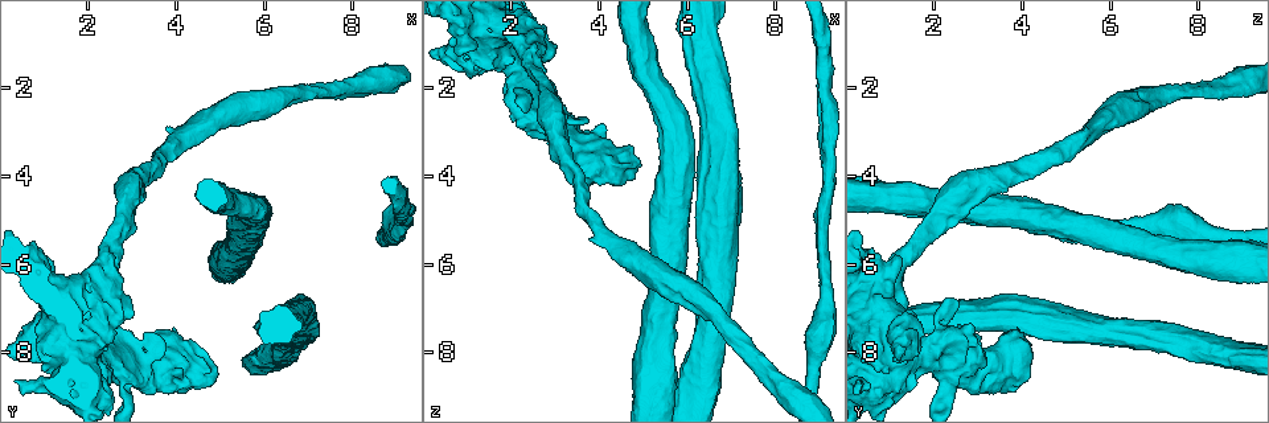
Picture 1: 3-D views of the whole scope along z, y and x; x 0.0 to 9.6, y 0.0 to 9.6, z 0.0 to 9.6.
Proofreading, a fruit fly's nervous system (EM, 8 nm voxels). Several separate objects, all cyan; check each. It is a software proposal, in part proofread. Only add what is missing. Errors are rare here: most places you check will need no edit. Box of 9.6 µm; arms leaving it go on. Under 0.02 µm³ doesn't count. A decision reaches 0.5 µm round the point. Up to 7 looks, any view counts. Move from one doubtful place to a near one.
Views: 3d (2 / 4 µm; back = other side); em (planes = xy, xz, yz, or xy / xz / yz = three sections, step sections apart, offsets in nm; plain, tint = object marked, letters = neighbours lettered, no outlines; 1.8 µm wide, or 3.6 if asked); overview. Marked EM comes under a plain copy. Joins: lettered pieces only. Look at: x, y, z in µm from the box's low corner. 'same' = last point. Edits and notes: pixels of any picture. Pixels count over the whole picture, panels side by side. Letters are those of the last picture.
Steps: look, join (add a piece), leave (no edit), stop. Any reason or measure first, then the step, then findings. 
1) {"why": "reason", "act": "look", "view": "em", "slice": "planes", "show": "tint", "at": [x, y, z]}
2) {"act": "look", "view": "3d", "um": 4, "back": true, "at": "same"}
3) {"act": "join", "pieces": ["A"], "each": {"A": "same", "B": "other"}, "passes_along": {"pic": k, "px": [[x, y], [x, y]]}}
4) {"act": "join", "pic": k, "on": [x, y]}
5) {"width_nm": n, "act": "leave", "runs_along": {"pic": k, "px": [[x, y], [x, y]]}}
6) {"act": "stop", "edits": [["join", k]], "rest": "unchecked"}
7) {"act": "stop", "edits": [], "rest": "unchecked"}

{"why": "free end", "act": "look", "view": "em", "slice": "planes", "show": "letters", "at": [2.20, 6.95, 2.50]}

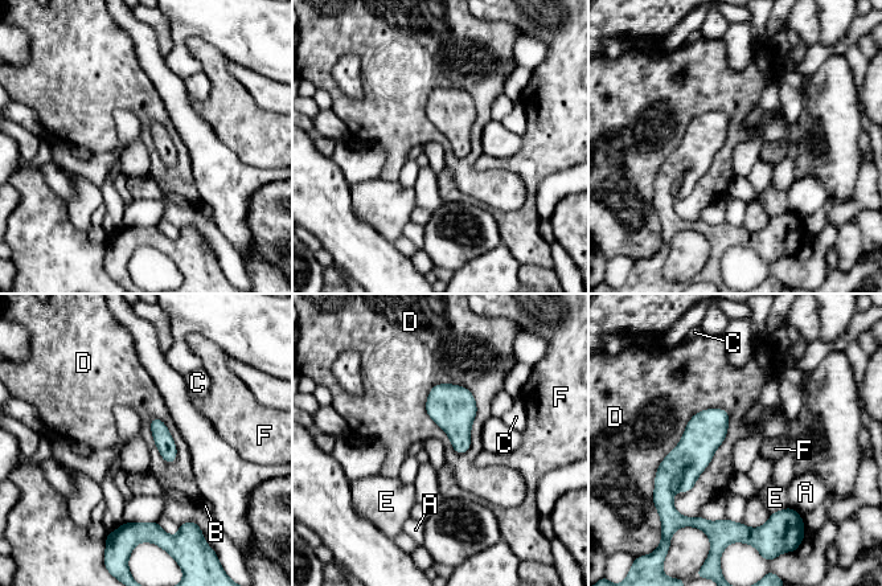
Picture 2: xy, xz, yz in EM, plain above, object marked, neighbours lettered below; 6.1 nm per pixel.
{"act": "leave", "each": {"A": "other", "B": "other", "C": "other", "D": "other", "E": "other", "F": "other"}, "border": {"pic": 2, "px": [[729, 413], [697, 412], [653, 482]]}, "found": "no lettered piece goes on from it"}

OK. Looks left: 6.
{"why": "sharp bend", "act": "look", "view": "3d", "um": 2, "back": true, "at": [2.70, 8.85, 2.10]}

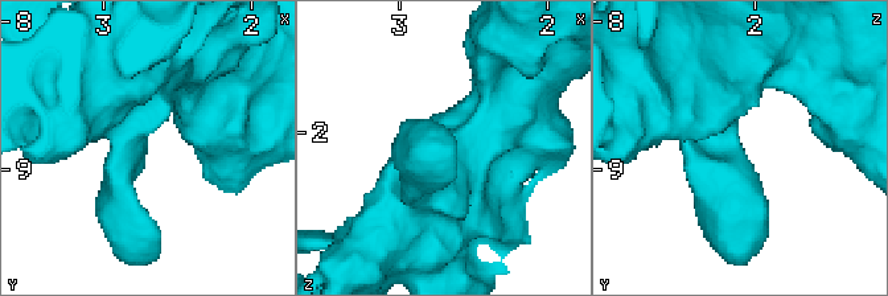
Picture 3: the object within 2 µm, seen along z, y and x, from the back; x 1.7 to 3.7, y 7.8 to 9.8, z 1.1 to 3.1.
{"arm_widths_nm": [240, 440], "act": "look", "view": "em", "slice": "xz", "step": 8, "show": "letters", "at": [2.76, 8.90, 2.18]}

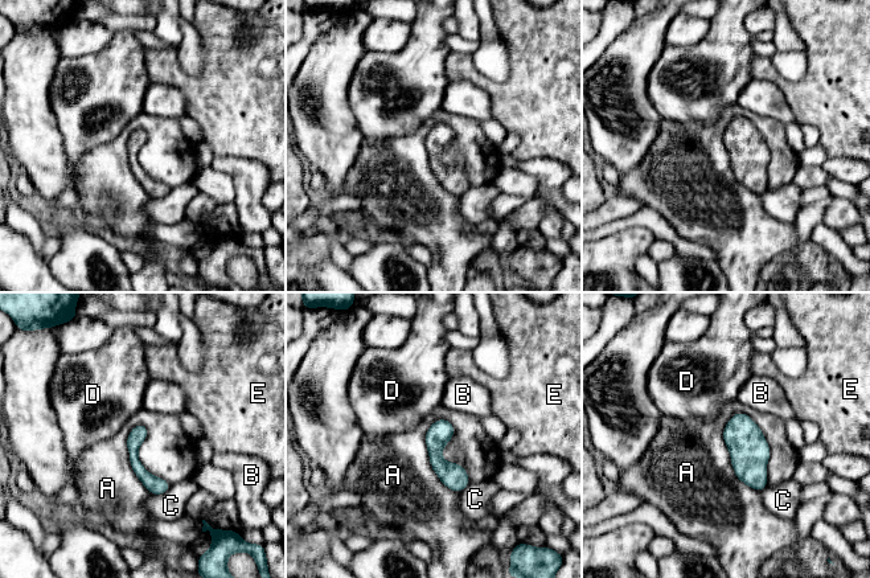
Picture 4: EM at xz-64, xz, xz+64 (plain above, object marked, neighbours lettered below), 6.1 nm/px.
{"why": "cut it another way", "act": "look", "view": "em", "slice": "planes", "show": "letters", "at": "same"}

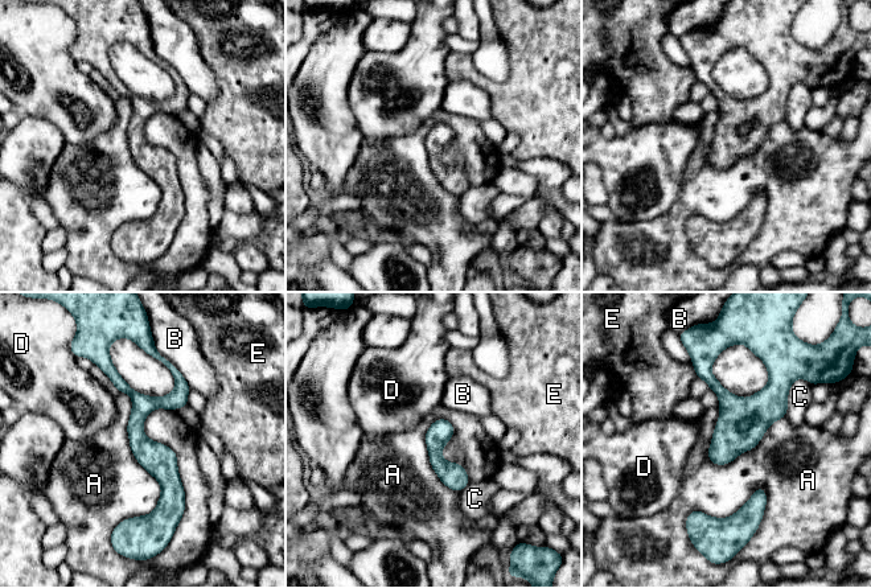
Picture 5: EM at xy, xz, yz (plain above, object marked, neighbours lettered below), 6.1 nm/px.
{"act": "leave", "each": {"A": "other", "B": "other", "C": "other", "D": "other", "E": "other"}, "border": {"pic": 5, "px": [[784, 416], [731, 461], [707, 459]]}, "found": "no lettered piece goes on from it"}

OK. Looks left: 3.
{"why": "calibre changes", "act": "look", "view": "3d", "um": 4, "back": true, "at": [3.55, 7.90, 3.50]}

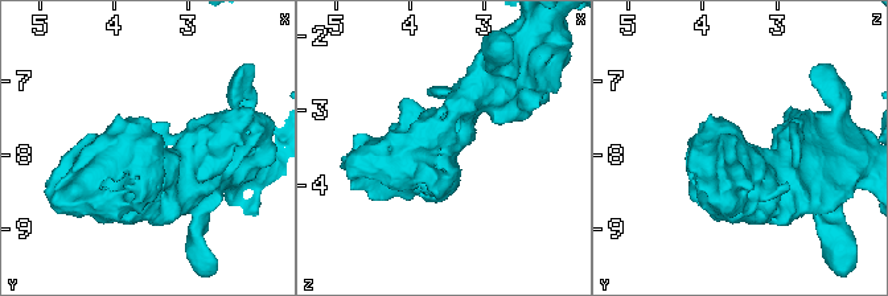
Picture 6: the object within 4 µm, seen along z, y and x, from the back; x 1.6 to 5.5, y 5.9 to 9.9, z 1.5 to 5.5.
{"arm_widths_nm": [380, 500], "why": "need the tissue", "act": "look", "view": "em", "um": 3.6, "slice": "planes", "show": "letters", "at": "same"}

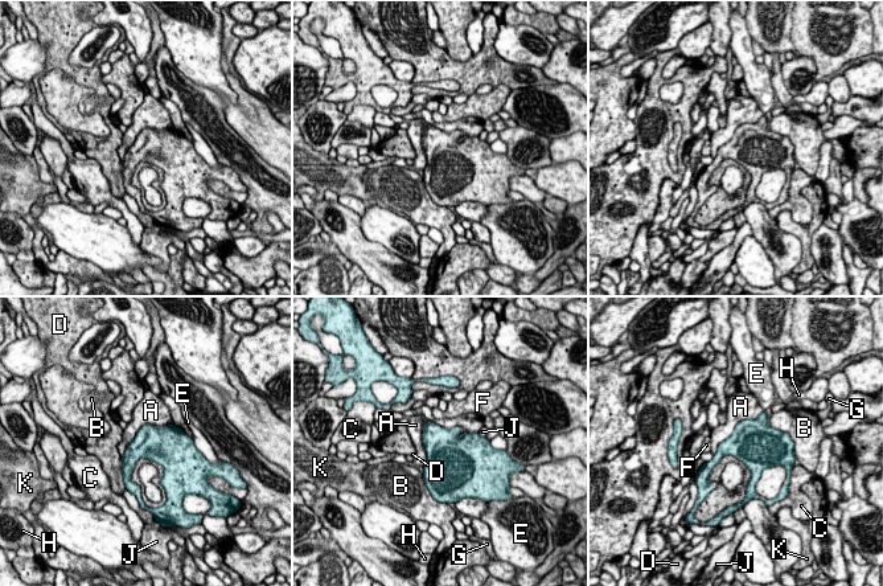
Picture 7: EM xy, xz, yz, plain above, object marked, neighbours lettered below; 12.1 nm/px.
{"longest_contact_nm": ["A", 700], "act": "leave", "each": {"A": "other", "B": "other", "C": "other", "D": "other", "E": "other", "F": "other", "G": "other", "H": "other", "J": "other", "K": "other"}, "found": "no lettered piece goes on from it"}

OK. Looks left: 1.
{"act": "stop", "edits": [], "rest": "unchecked"}

